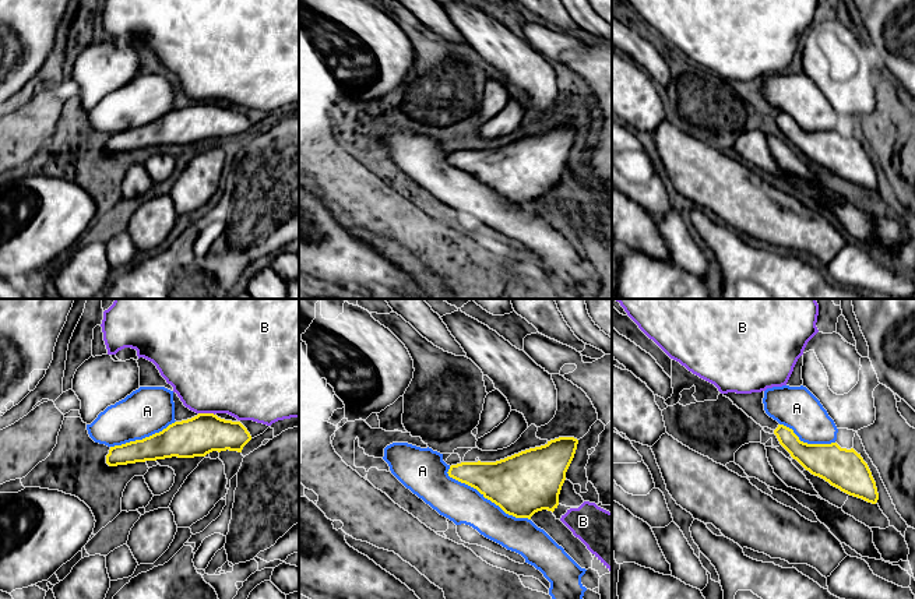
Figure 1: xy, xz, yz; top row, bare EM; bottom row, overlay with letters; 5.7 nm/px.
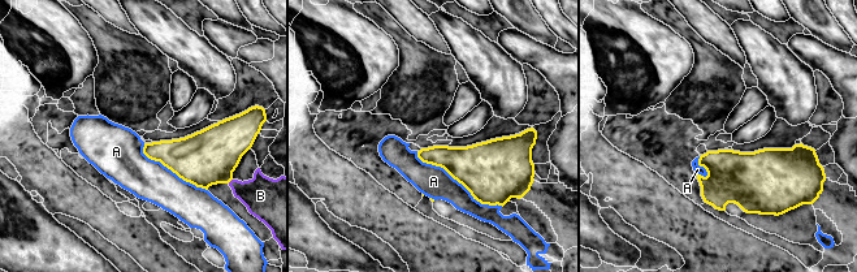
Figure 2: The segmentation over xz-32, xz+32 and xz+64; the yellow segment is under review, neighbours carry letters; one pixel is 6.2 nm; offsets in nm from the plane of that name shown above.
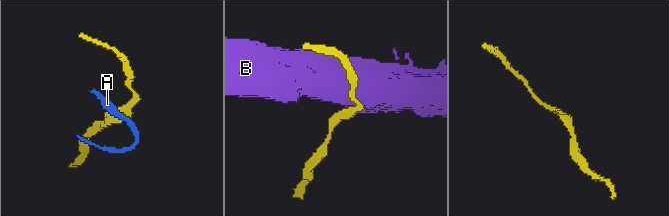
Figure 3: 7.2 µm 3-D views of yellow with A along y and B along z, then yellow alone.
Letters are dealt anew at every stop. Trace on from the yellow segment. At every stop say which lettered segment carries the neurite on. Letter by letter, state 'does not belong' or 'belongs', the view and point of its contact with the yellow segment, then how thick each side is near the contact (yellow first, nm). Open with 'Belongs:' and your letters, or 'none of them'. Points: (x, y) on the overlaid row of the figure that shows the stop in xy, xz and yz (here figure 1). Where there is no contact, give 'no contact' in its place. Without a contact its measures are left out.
Belongs: none of them
A: does not belong | xz (485, 497) | 360/220 nm
B: does not belong | xy (207, 413) | 220/480 nm

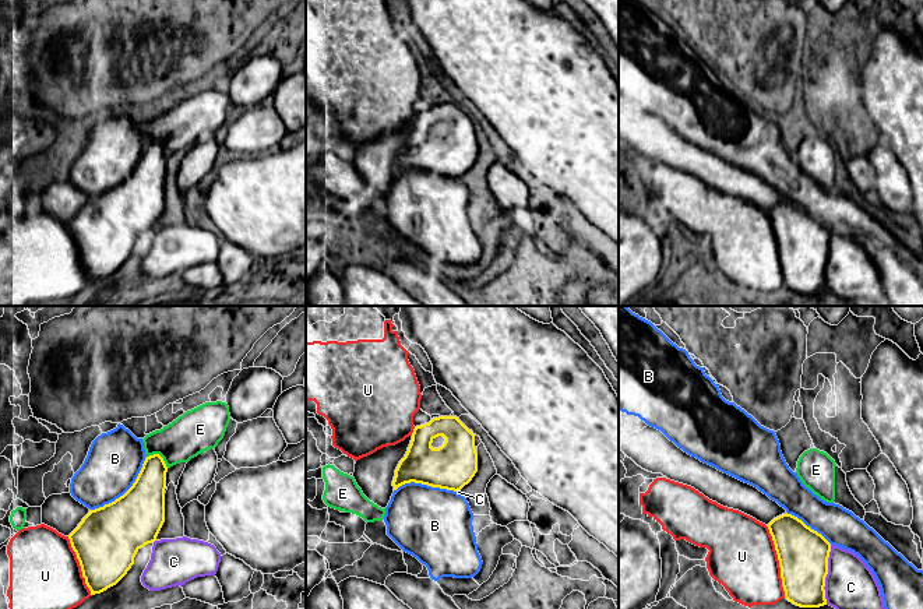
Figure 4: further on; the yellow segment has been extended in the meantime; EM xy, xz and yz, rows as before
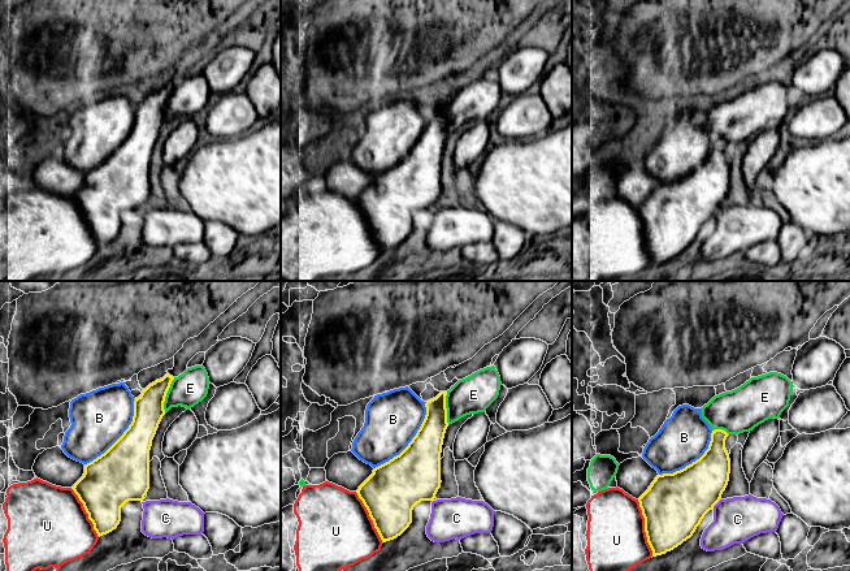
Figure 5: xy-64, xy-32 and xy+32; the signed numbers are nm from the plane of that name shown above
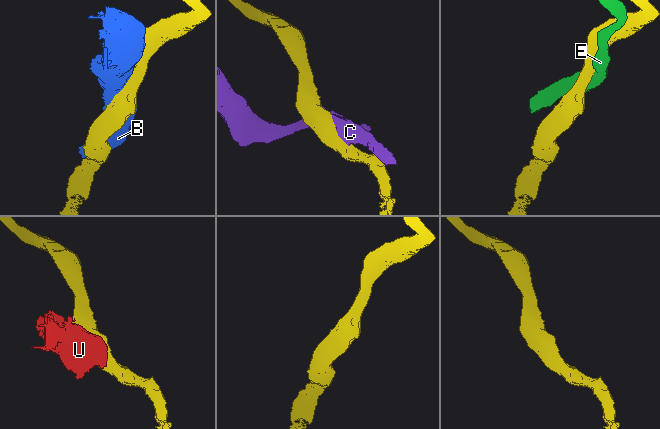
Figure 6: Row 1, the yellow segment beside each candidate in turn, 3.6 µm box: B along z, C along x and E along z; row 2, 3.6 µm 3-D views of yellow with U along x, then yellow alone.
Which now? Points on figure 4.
Belongs: none of them
B: does not belong | xy (124, 493) | 340/320 nm
C: does not belong | yz (827, 573) | 300/280 nm
E: does not belong | xy (158, 454) | 200/240 nm
U: does not belong | yz (779, 562) | 300/380 nm

